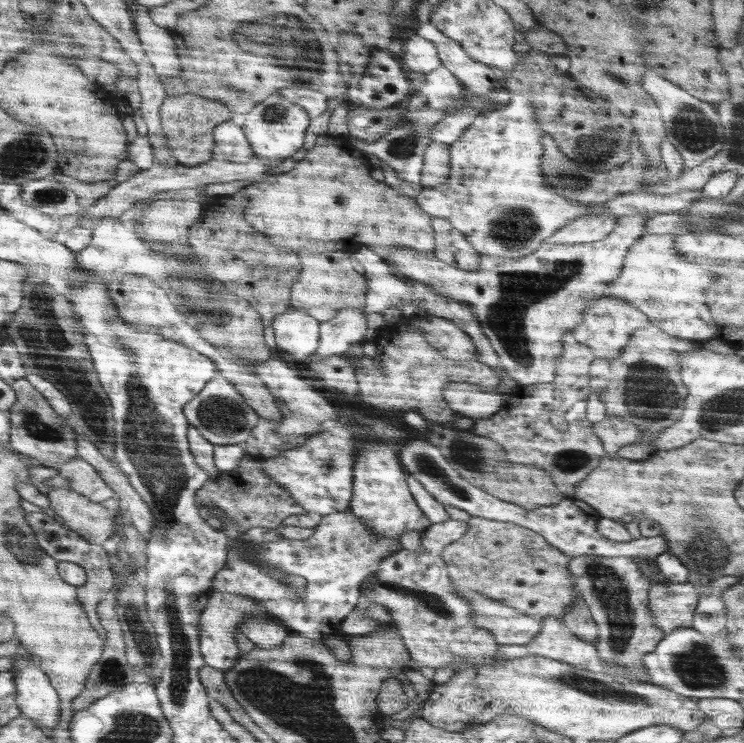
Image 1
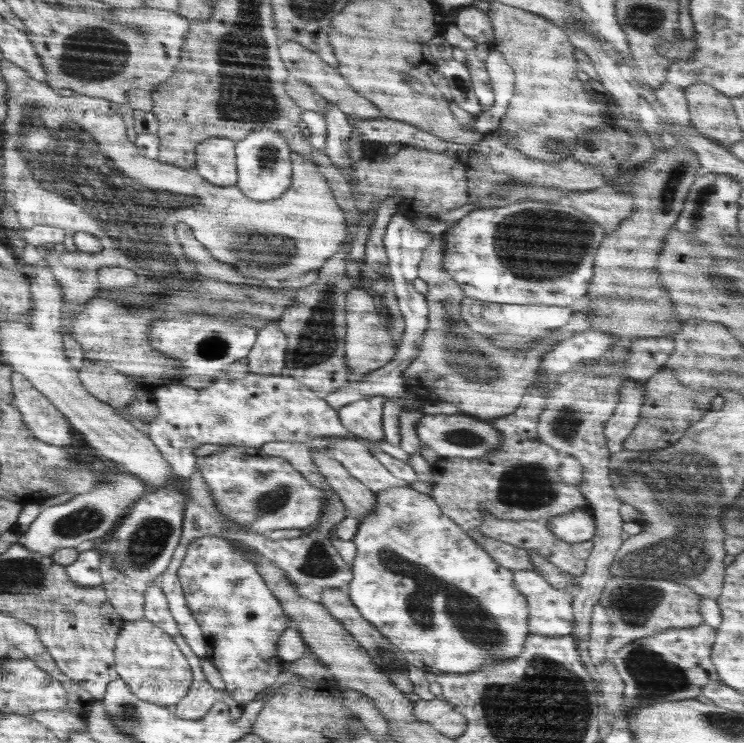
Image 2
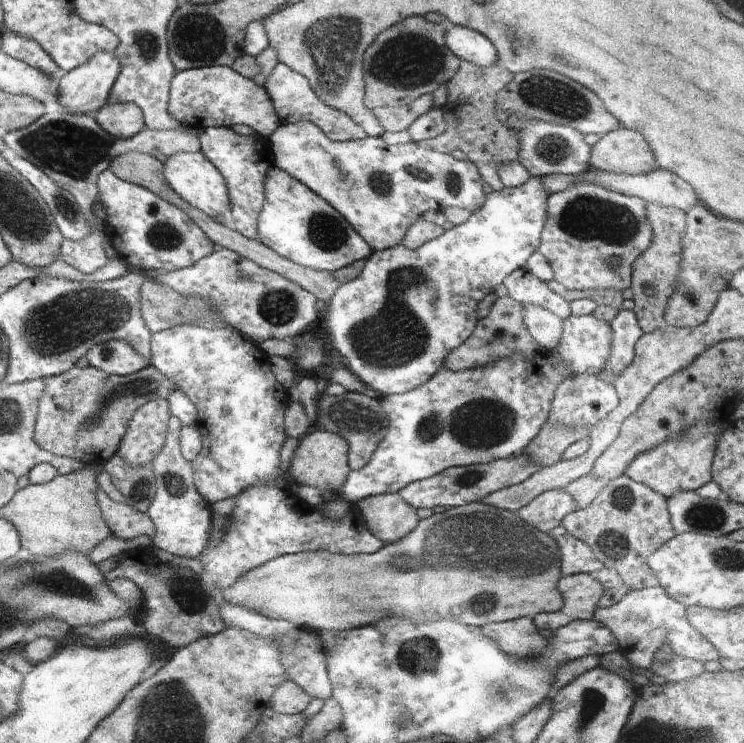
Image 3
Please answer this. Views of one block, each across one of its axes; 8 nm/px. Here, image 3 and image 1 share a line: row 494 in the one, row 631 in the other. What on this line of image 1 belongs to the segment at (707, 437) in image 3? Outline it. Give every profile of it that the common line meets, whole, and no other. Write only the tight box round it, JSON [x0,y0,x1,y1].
[649,583,703,637]

